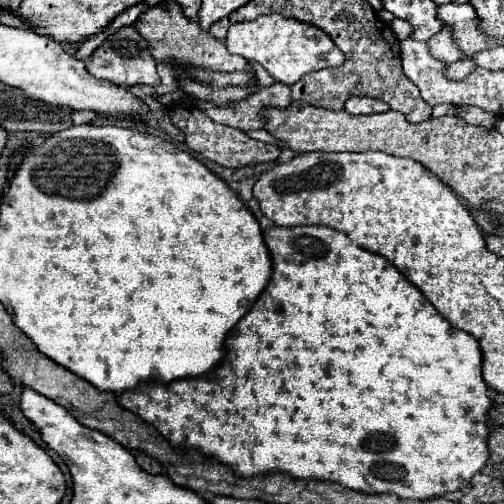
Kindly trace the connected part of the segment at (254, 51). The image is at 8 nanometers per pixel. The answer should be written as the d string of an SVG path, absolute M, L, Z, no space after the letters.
M266 14L252 22L238 22L228 28L226 34L226 48L232 54L244 56L246 60L254 60L262 64L276 82L282 84L296 84L302 76L322 70L322 68L336 68L344 62L344 54L338 46L328 38L328 34L320 32L316 26L308 26L298 20L288 20L280 14Z

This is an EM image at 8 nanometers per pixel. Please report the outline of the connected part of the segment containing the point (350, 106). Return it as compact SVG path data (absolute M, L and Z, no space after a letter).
M354 96L346 102L346 112L348 114L376 114L376 112L384 112L390 110L390 106L382 100L376 98L368 98L368 96Z

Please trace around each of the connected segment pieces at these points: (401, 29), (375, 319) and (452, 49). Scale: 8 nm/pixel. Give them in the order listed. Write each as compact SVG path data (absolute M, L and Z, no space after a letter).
M394 20L394 22L390 24L390 28L392 28L392 32L396 34L396 38L398 38L398 40L406 40L406 38L410 36L410 32L412 32L410 24L408 24L408 22L404 22L404 20Z
M274 226L264 232L264 238L274 260L274 274L252 310L230 330L224 346L224 362L208 372L208 376L176 380L168 386L140 386L140 390L136 392L120 394L120 406L138 414L144 422L154 426L164 438L168 438L174 448L194 448L204 454L204 458L226 464L240 478L284 472L292 478L338 482L344 488L352 488L364 494L396 494L398 498L412 500L430 500L448 492L468 488L476 472L480 472L490 458L488 414L492 410L492 398L482 378L482 350L478 340L464 330L452 328L424 298L424 294L416 286L412 286L412 282L408 282L404 274L396 270L390 260L356 246L346 234L338 230L326 226Z
M442 28L426 44L430 48L430 54L440 62L448 64L448 62L456 62L456 60L464 58L464 54L458 50L458 46L450 40L450 30L448 28Z

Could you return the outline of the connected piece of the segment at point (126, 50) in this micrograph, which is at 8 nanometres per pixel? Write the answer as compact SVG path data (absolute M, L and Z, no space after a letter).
M124 26L116 34L110 34L100 48L90 56L86 62L86 68L90 74L94 74L100 80L108 80L112 84L120 86L136 86L136 84L150 84L160 86L160 76L156 72L156 60L150 54L148 42L136 34L134 26Z

